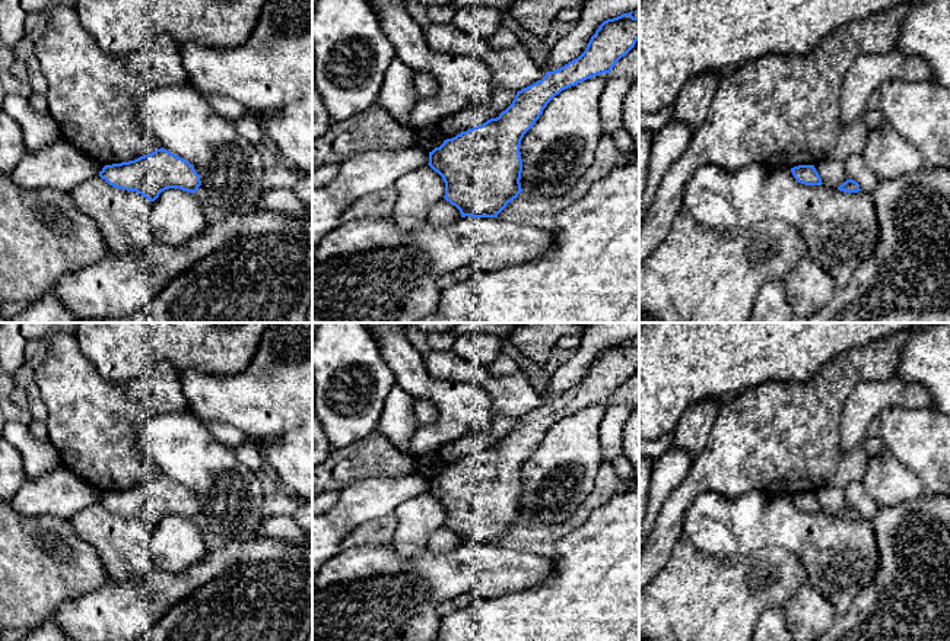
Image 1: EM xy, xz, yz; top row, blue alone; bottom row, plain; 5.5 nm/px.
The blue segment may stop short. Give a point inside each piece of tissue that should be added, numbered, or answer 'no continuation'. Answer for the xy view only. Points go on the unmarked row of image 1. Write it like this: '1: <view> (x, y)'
no continuation

